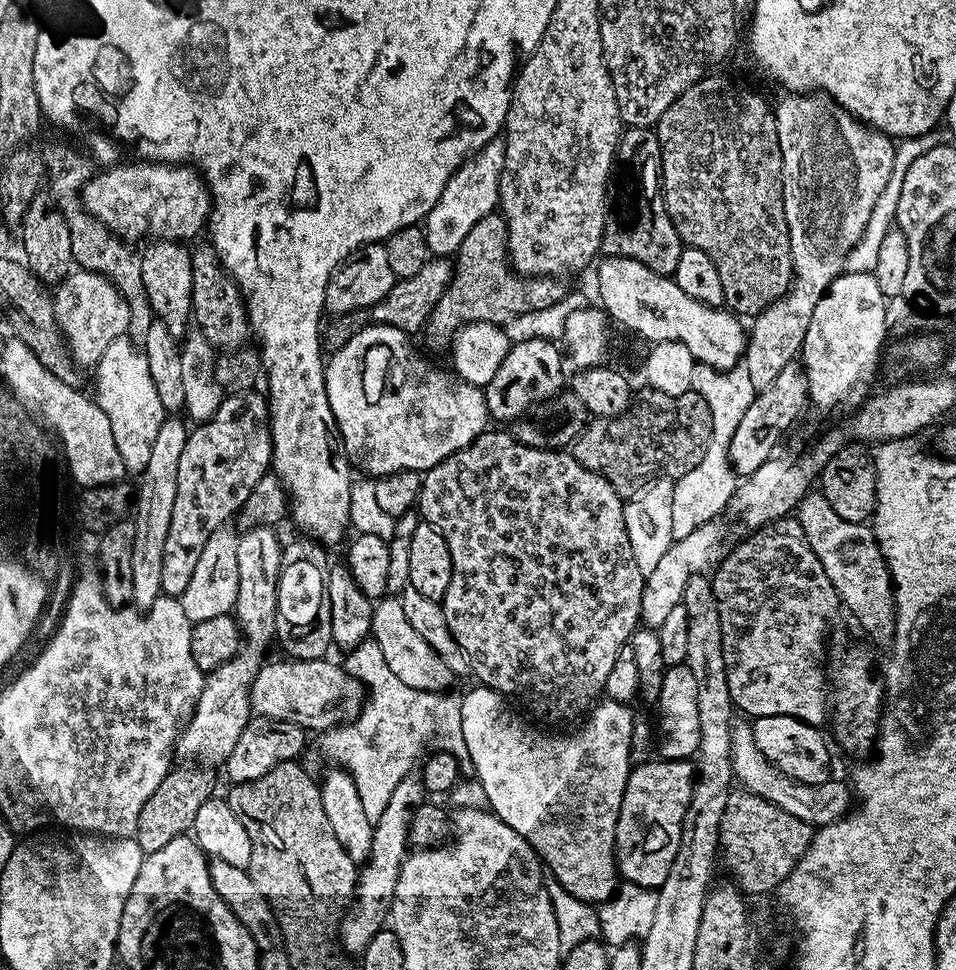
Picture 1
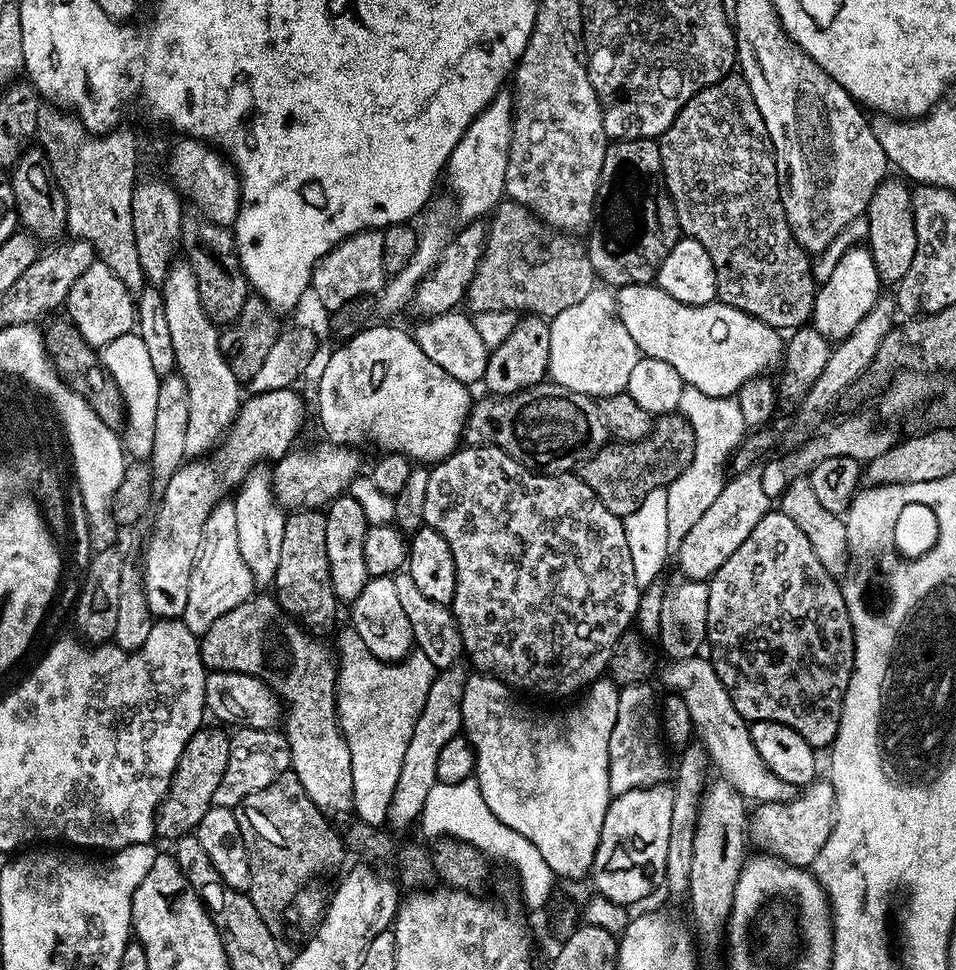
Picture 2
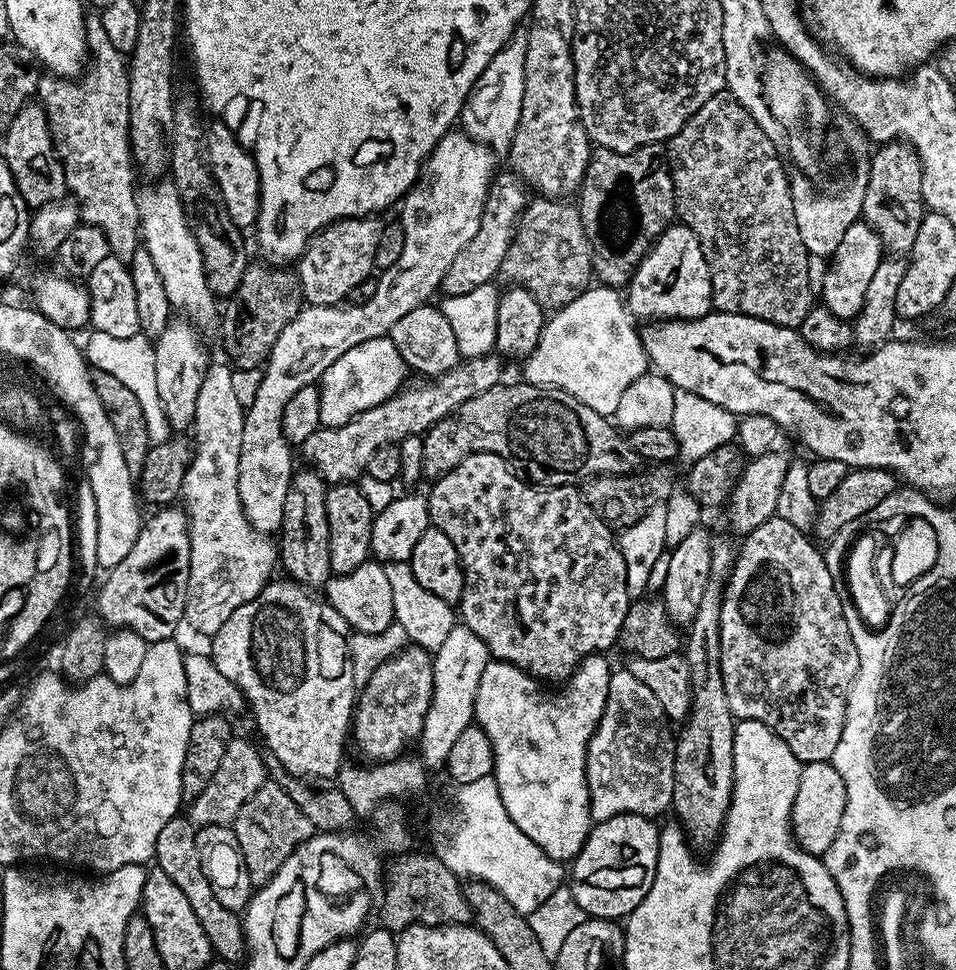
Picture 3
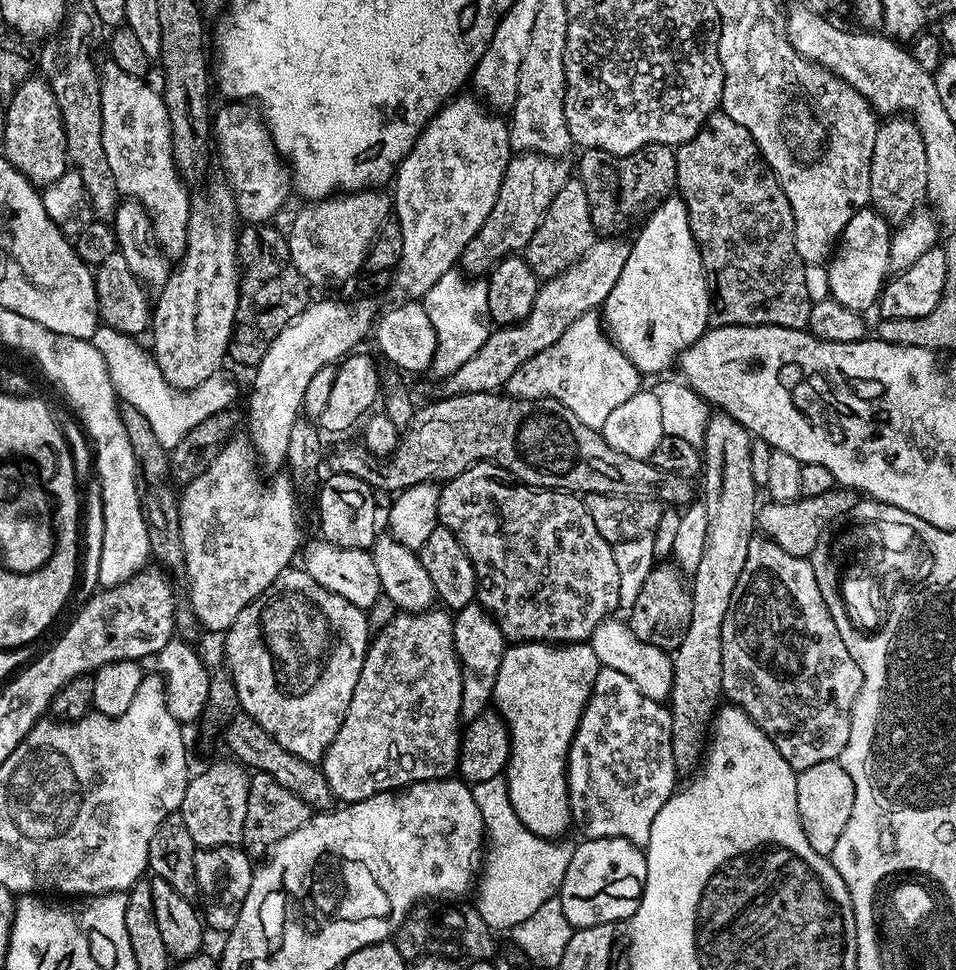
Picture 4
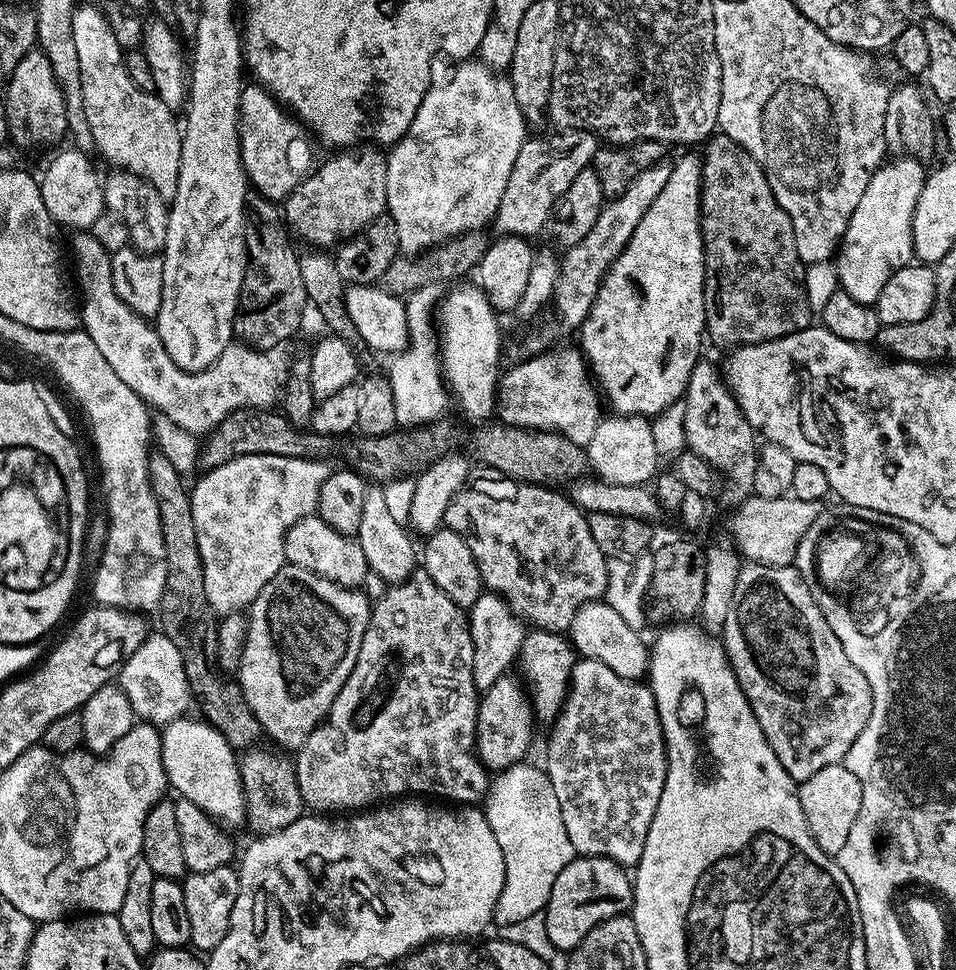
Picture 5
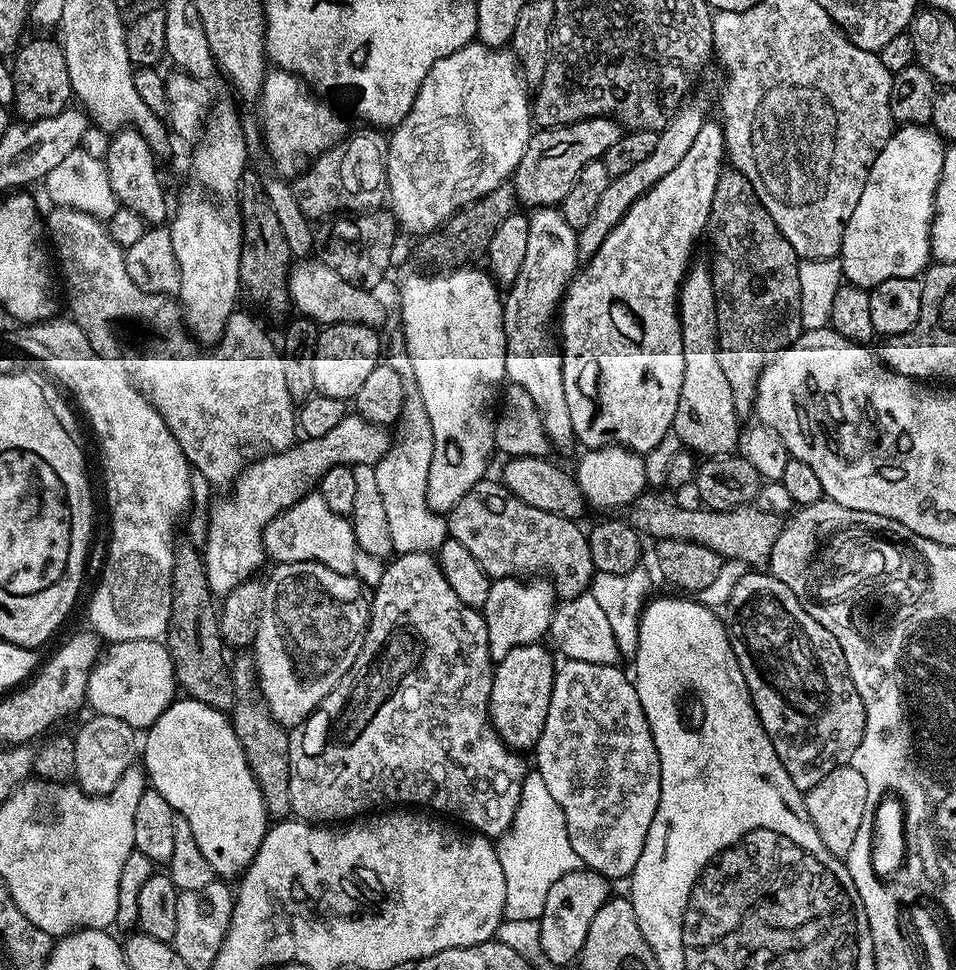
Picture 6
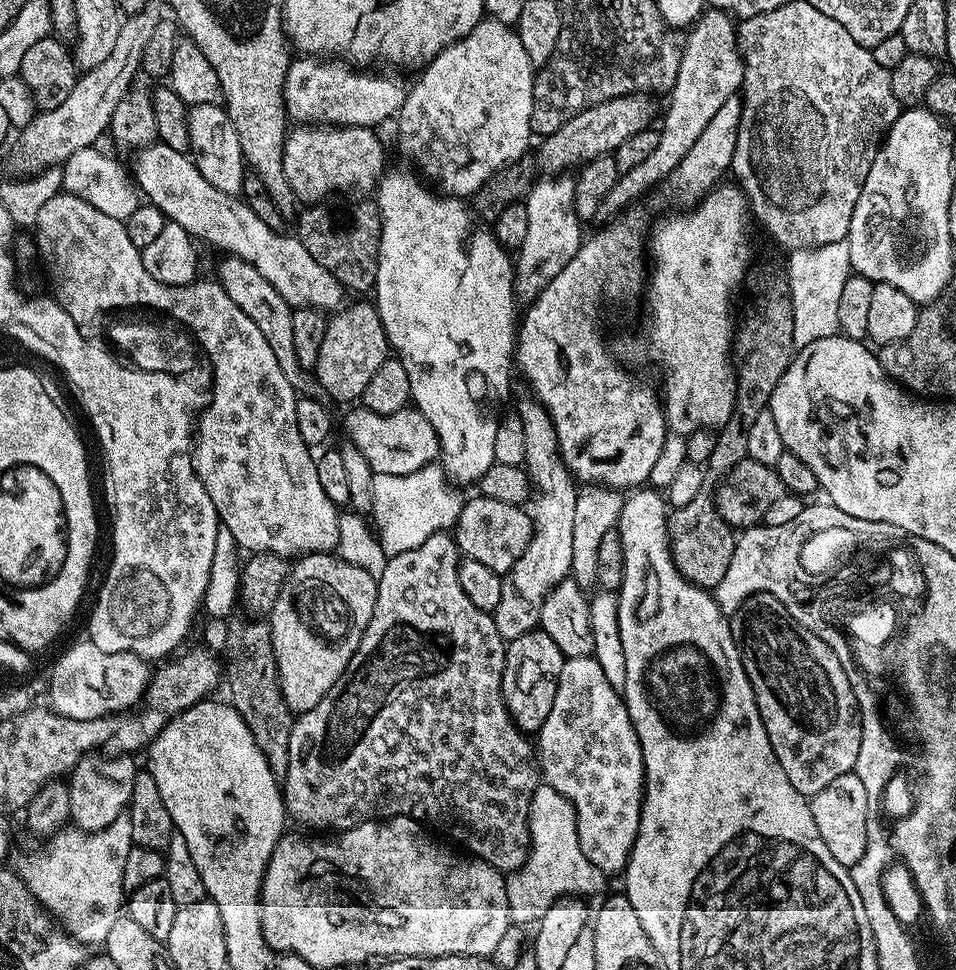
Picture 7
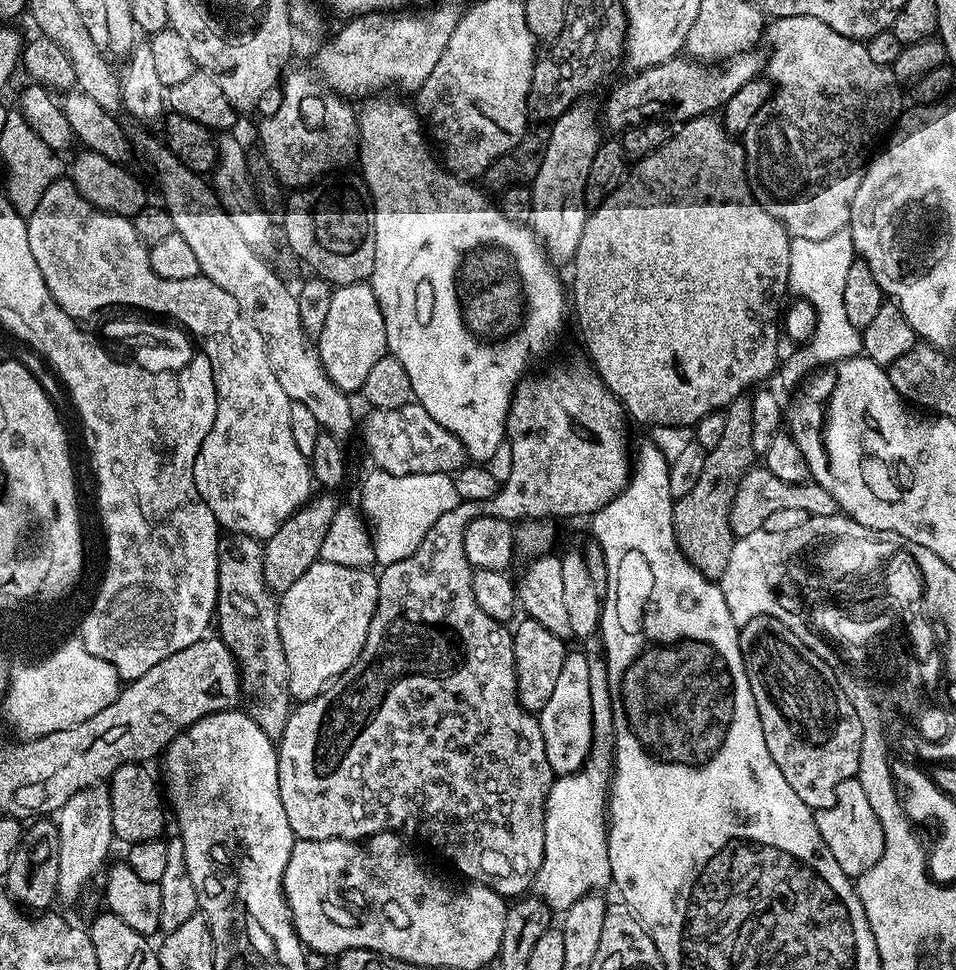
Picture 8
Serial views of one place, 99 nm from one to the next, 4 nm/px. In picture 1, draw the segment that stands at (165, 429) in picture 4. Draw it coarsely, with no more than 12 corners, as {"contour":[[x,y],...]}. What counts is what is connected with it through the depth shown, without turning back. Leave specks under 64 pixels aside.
{"contour":[[127,335],[94,372],[125,469],[148,468],[166,419],[148,359]]}

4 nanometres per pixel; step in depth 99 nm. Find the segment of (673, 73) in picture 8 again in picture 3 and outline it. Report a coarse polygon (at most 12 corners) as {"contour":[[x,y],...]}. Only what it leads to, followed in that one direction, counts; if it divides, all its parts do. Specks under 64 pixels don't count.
{"contour":[[511,170],[495,177],[478,234],[446,270],[445,297],[491,284],[530,199]]}

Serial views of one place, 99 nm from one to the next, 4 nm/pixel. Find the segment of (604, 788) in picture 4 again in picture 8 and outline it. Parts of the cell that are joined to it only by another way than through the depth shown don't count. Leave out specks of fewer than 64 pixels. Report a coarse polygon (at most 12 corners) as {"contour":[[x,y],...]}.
{"contour":[[569,651],[538,713],[553,773],[579,772],[594,747],[590,666]]}

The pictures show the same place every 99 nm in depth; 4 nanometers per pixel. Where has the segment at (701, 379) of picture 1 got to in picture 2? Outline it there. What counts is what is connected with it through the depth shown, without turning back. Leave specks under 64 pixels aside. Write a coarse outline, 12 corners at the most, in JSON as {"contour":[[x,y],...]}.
{"contour":[[685,387],[692,461],[668,485],[669,549],[710,510],[749,431],[739,399]]}

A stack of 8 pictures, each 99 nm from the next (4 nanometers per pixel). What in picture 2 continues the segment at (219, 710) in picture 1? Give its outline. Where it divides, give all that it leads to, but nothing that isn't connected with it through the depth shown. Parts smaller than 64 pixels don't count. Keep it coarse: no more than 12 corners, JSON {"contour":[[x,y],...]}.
{"contour":[[253,468],[235,491],[242,562],[271,585],[286,519],[271,471]]}

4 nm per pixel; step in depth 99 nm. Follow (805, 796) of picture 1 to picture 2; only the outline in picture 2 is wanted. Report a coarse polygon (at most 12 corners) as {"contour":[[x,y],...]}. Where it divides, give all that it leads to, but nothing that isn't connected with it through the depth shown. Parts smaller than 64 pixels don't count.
{"contour":[[669,661],[717,775],[756,804],[795,800],[765,766],[711,661]]}

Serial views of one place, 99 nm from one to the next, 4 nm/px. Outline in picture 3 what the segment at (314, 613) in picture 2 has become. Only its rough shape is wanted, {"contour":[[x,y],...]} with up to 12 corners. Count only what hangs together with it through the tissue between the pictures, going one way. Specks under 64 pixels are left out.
{"contour":[[293,471],[278,564],[309,590],[333,575],[326,481]]}

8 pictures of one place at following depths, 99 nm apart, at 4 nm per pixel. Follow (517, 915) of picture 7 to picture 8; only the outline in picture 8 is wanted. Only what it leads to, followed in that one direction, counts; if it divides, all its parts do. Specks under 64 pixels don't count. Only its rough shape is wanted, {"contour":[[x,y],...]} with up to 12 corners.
{"contour":[[611,743],[555,777],[535,895],[553,913],[612,884]]}

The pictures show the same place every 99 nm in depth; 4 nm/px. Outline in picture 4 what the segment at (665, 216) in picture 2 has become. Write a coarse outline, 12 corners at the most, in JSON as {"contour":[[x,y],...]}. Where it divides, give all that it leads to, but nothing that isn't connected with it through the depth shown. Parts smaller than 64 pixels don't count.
{"contour":[[586,148],[578,179],[601,233],[643,217],[676,187],[676,154]]}

